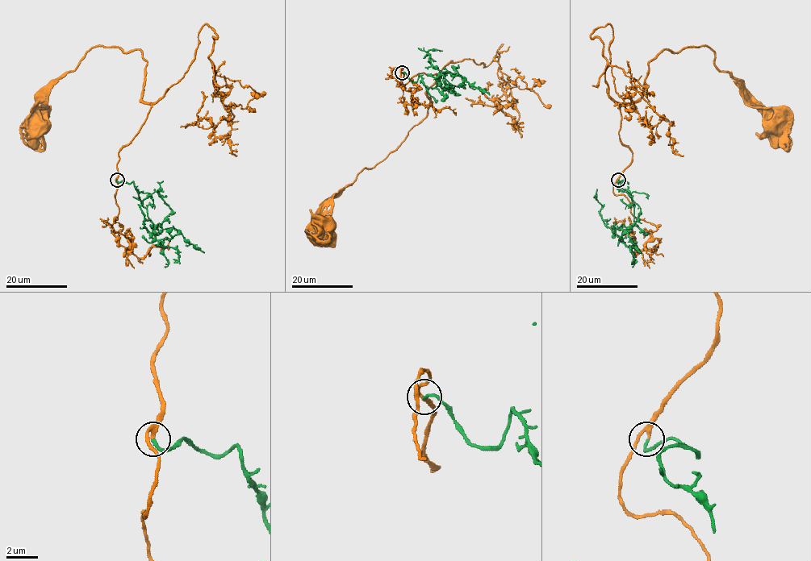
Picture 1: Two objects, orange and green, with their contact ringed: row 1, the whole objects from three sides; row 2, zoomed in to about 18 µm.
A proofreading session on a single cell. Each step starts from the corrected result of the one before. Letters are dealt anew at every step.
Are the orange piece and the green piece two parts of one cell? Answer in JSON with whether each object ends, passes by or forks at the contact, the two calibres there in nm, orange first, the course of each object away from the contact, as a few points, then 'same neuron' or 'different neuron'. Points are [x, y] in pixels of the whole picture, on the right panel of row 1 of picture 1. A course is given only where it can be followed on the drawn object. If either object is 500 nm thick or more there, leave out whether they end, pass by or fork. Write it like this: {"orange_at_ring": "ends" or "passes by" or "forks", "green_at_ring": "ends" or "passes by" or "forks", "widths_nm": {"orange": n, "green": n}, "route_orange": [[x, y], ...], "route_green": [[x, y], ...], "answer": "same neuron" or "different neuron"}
{"orange_at_ring": "passes by", "green_at_ring": "ends", "widths_nm": {"orange": 200, "green": 180}, "route_orange": [[619, 180], [633, 152], [620, 139], [621, 106], [641, 96], [664, 50], [708, 46], [771, 126]], "route_green": [[618, 180], [628, 183], [621, 186], [629, 193], [637, 226], [631, 226], [619, 236], [599, 213], [596, 189]], "answer": "same neuron"}

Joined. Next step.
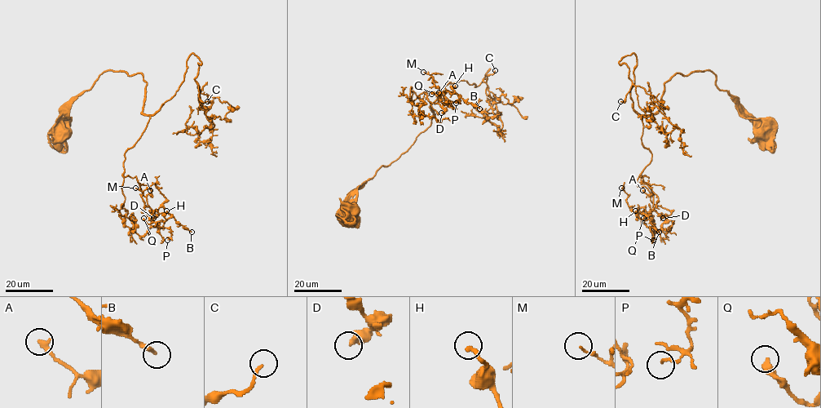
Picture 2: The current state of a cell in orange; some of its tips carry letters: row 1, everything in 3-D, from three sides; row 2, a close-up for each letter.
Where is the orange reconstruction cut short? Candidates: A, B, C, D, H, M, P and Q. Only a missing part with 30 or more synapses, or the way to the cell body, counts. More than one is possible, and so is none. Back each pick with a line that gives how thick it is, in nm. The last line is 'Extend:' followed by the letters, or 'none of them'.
C: calibre 160 nm
Q: calibre 400 nm
Extend: C, Q

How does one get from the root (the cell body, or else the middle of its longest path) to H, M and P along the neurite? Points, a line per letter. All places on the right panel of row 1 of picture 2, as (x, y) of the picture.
H: (761, 133), (711, 71), (673, 75), (642, 118), (652, 157), (641, 176), (656, 211), (642, 222), (635, 210)
M: (761, 133), (711, 71), (677, 73), (642, 118), (652, 157), (641, 176), (656, 211), (640, 218), (621, 188)
P: (761, 133), (711, 71), (673, 75), (642, 118), (653, 240)

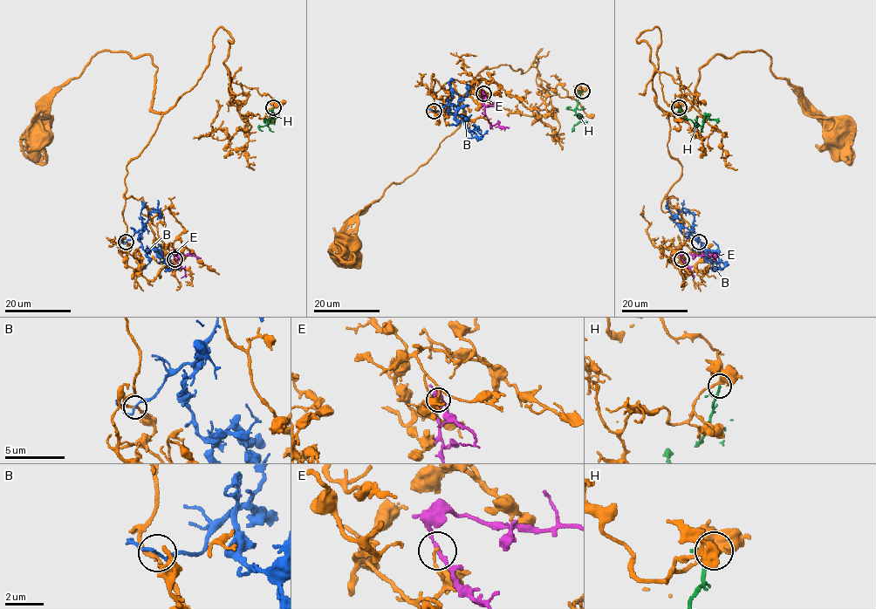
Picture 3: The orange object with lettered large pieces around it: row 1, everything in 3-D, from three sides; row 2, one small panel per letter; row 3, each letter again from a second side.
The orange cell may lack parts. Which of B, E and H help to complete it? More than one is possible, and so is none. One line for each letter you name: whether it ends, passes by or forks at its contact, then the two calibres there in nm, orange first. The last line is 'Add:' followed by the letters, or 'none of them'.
Add: none of them

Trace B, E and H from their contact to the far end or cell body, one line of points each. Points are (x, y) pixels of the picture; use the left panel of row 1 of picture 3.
B: (126, 242), (140, 229), (141, 247), (158, 250), (173, 266), (166, 270)
E: (174, 259), (174, 252), (181, 257), (189, 255), (200, 258)
H: (273, 107), (267, 125), (272, 119), (273, 115), (263, 120)

